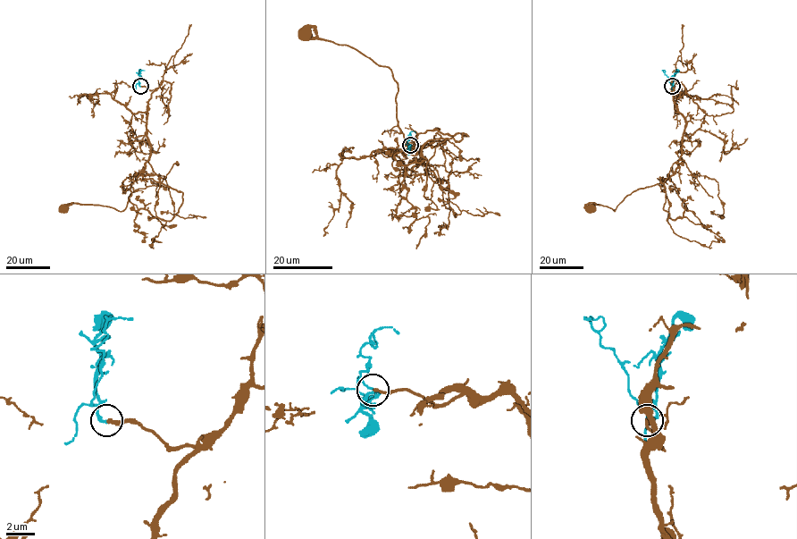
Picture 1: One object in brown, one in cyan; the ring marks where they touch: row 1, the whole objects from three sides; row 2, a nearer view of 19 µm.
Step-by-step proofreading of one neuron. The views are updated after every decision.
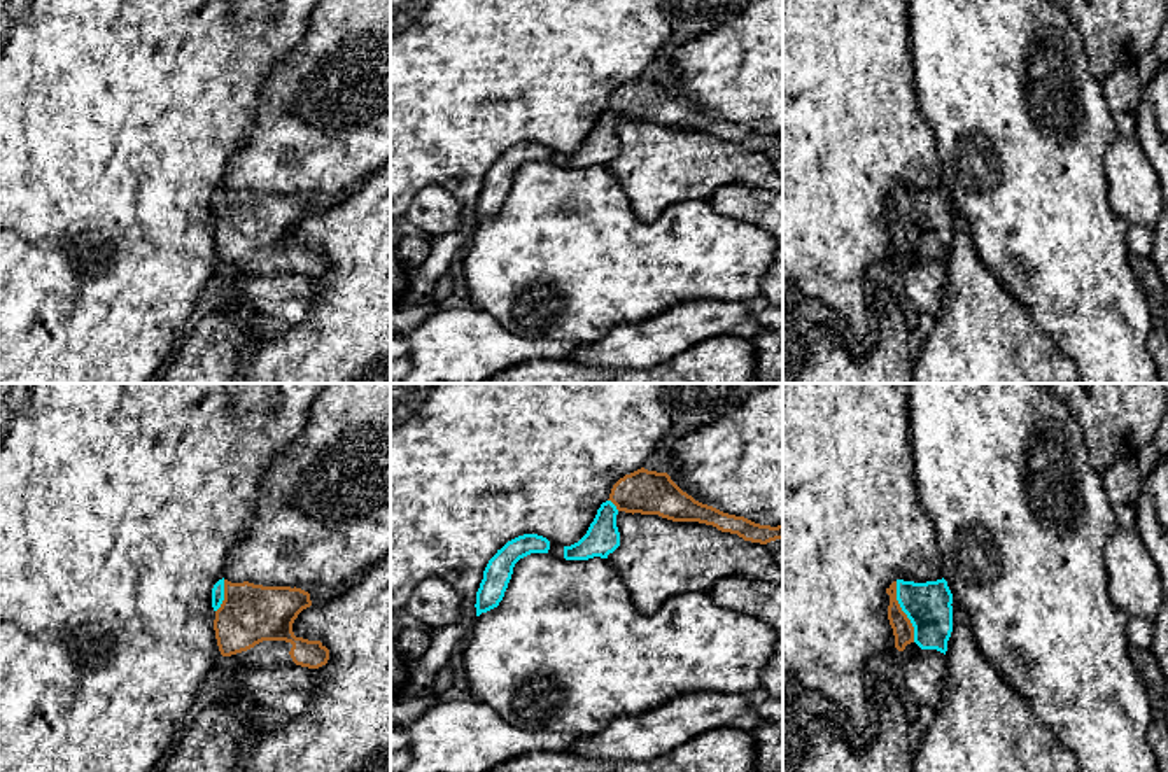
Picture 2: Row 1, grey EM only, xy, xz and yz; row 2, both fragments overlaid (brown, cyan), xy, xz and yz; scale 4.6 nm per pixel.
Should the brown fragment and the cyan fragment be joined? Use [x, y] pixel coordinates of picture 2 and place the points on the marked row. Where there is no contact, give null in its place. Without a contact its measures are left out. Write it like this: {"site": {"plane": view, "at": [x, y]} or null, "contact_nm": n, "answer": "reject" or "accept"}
{"site": {"plane": "yz", "at": [902, 611]}, "contact_nm": 300, "answer": "accept"}

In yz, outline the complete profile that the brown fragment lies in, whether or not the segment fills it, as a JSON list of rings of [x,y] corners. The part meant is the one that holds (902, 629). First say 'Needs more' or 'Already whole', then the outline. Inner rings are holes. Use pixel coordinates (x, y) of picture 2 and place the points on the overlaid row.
Needs more. [[[897,579],[888,588],[888,620],[895,635],[895,648],[904,651],[916,642],[921,649],[946,655],[953,632],[953,593],[947,581],[914,583]]]

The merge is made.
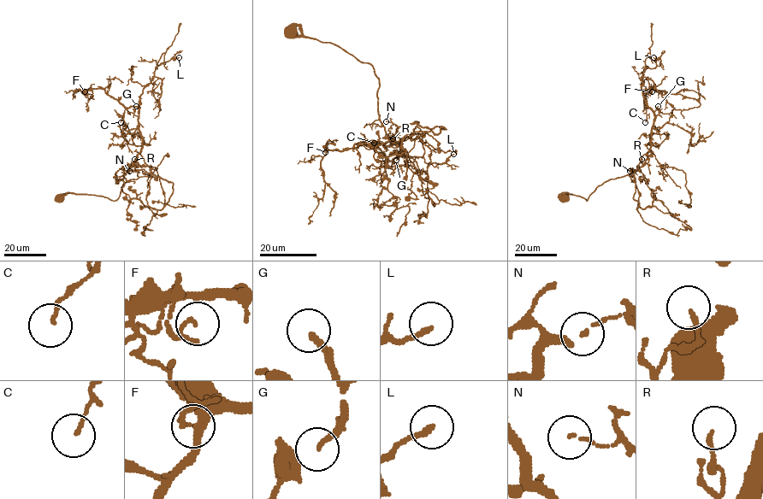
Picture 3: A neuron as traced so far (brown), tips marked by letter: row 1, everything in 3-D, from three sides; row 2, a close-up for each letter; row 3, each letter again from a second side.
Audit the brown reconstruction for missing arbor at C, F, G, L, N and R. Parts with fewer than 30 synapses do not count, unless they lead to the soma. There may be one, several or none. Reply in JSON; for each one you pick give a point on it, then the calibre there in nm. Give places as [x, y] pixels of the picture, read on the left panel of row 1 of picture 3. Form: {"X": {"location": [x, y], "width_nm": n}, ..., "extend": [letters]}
{"G": {"location": [136, 106], "width_nm": 200}, "extend": ["G"]}

